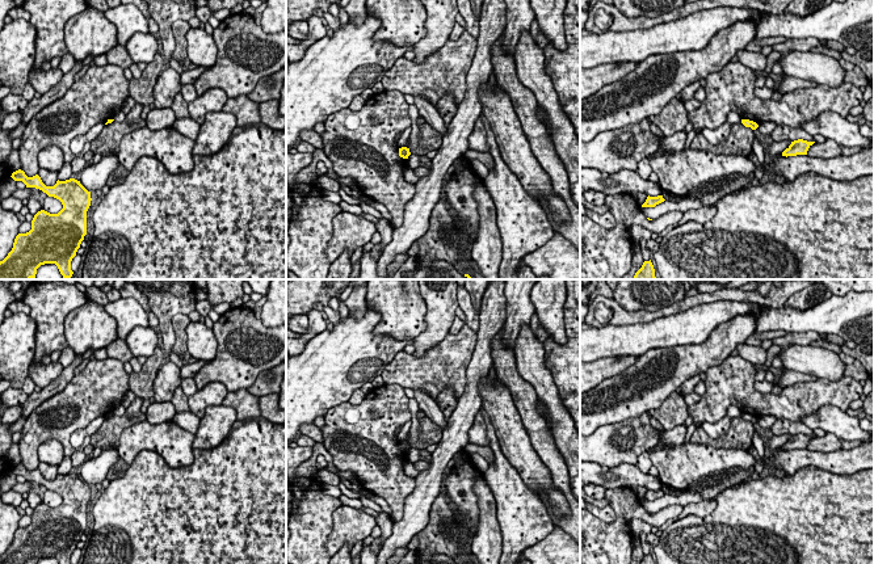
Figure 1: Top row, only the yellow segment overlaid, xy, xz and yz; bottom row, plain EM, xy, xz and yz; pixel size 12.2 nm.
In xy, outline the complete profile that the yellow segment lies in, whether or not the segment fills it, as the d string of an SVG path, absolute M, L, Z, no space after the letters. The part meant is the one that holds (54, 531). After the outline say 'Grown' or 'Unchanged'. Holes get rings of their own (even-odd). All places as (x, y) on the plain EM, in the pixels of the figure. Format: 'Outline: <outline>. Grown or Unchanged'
Outline: M21 463L10 471L59 493L63 502L58 508L38 505L31 514L31 523L16 530L12 544L0 555L0 564L37 564L45 557L71 564L71 555L87 529L91 485L75 472L58 473L54 480L46 480L38 468L28 471Z. Unchanged

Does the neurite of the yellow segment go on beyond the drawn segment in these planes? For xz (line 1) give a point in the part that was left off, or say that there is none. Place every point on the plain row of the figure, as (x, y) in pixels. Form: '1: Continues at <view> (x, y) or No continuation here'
1: No continuation here

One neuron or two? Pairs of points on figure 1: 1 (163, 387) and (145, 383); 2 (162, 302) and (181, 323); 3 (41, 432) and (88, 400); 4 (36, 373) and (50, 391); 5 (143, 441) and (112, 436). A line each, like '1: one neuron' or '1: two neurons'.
1: two neurons
2: two neurons
3: one neuron
4: two neurons
5: two neurons

